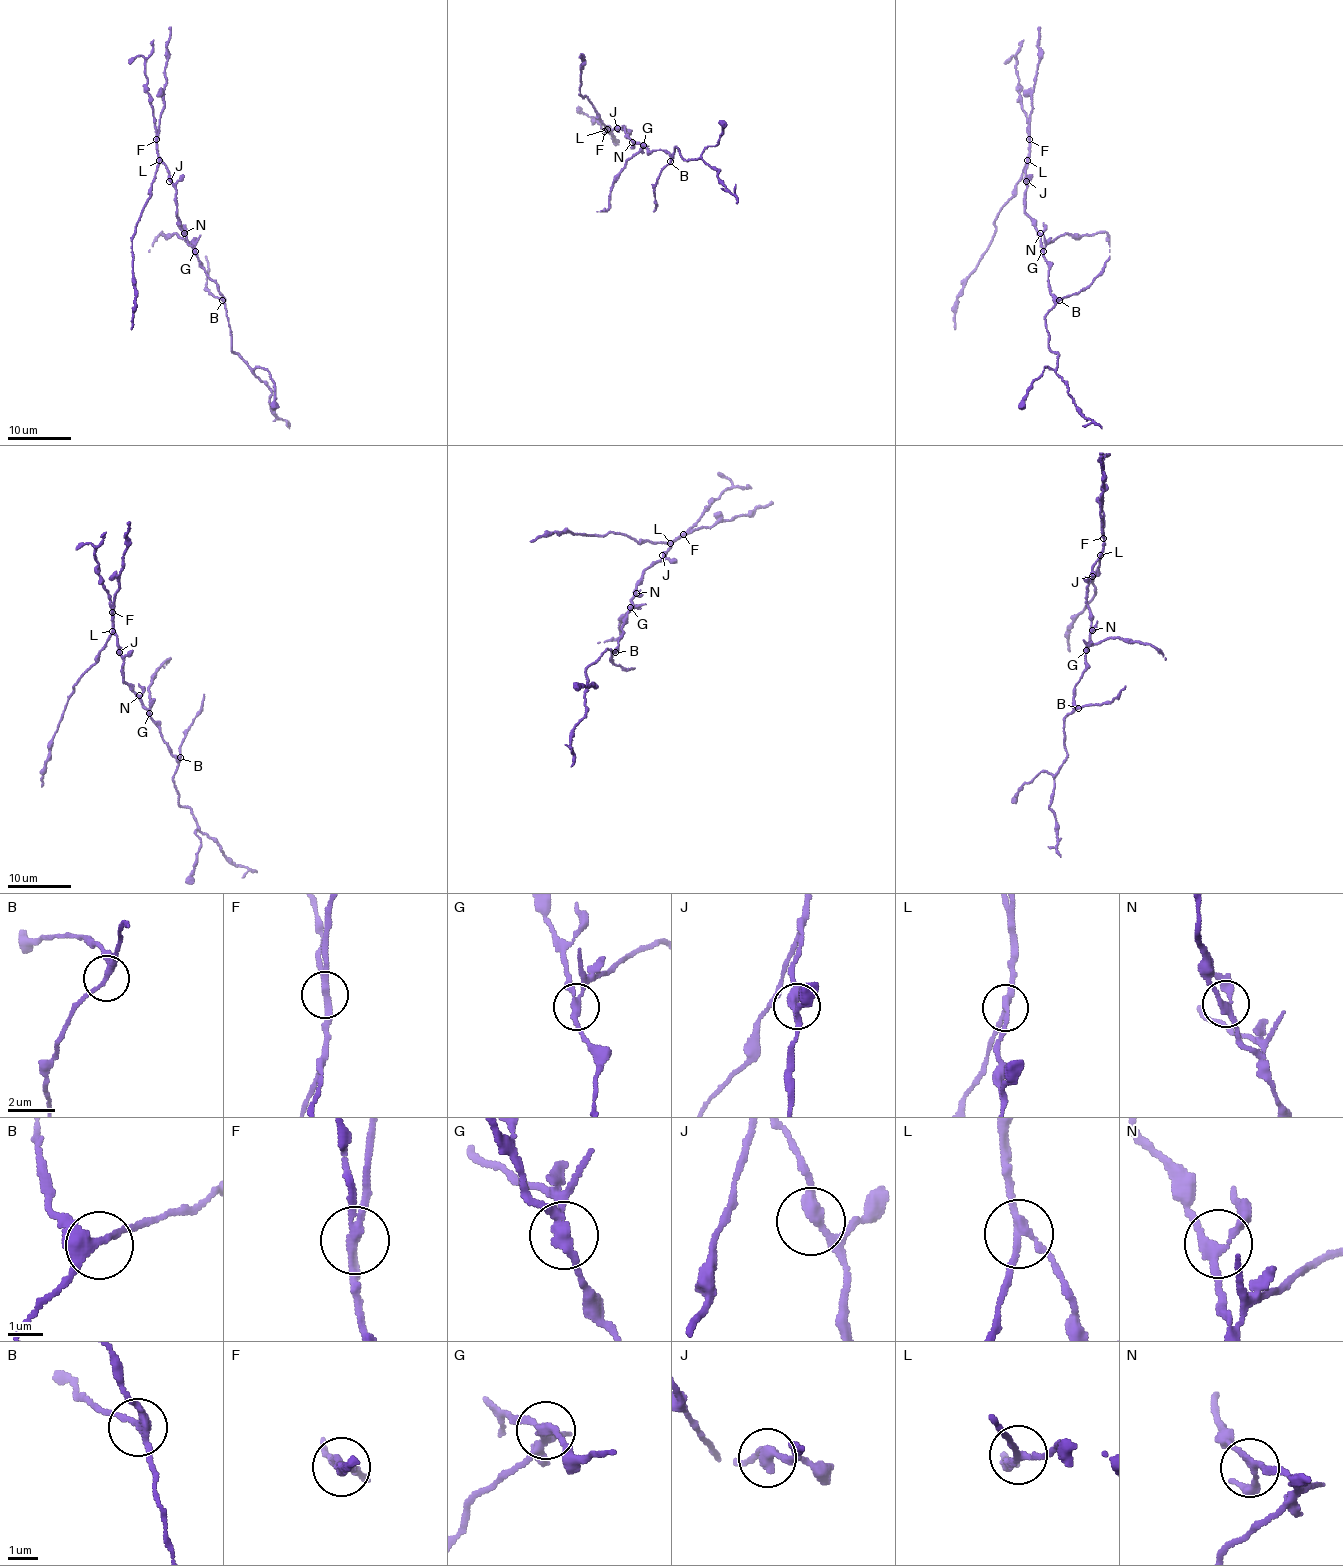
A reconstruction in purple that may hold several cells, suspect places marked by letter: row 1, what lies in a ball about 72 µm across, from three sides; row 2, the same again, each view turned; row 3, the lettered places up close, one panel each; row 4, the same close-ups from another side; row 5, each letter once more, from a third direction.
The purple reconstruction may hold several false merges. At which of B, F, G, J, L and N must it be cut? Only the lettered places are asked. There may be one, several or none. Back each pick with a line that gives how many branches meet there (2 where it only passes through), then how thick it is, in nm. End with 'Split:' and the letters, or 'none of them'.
F: branches 2; calibre 240 nm
G: branches 3; calibre 260 nm
L: branches 3; calibre 200 nm
Split: F, G, L

